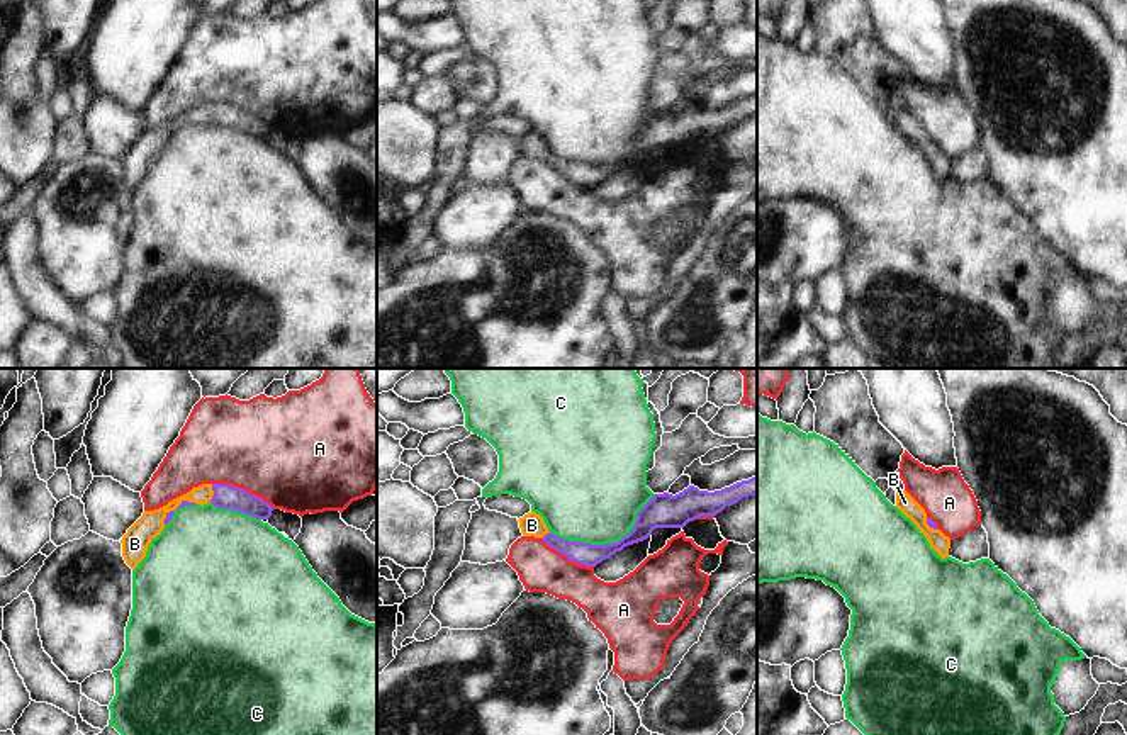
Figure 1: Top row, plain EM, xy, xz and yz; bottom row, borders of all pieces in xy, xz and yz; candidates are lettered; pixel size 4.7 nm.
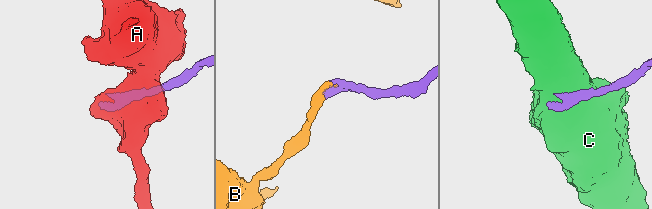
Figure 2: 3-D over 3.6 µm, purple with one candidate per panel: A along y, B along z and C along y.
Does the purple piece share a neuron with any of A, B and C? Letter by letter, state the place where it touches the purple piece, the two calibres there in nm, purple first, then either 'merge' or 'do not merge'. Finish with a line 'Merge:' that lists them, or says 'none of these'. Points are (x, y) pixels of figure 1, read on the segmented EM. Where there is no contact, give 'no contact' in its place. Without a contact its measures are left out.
A: contact xy (243, 489); calibres 120 and 480 nm; do not merge
B: contact xy (214, 493); calibres 120 and 90 nm; merge
C: contact xz (608, 544); calibres 120 and 460 nm; do not merge
Merge: B

